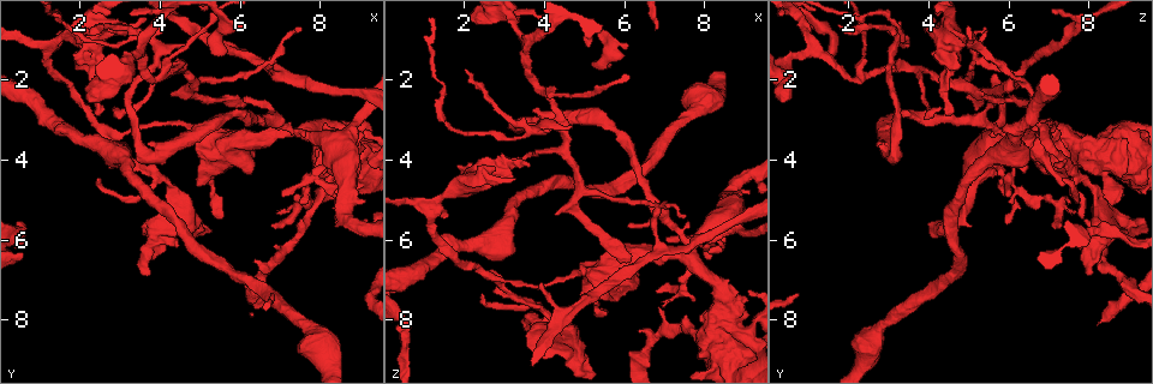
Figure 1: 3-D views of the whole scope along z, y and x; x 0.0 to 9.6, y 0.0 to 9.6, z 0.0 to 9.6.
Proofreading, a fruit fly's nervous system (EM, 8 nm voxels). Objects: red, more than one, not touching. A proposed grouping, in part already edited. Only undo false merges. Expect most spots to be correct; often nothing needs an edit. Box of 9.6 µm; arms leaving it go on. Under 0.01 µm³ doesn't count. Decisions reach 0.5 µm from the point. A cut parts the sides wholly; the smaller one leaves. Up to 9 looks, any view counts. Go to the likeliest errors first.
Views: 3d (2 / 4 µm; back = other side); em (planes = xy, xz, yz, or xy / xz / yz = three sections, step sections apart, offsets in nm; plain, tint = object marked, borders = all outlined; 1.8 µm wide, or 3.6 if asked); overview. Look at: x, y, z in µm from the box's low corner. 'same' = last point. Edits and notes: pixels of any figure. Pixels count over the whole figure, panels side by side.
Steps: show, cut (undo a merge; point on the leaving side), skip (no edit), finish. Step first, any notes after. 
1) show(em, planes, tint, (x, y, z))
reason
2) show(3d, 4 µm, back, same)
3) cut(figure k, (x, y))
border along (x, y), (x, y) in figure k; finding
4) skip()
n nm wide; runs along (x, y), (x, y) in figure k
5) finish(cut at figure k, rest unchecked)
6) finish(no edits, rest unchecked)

show(em, planes, tint, (7.60, 3.25, 6.40))
abrupt turn

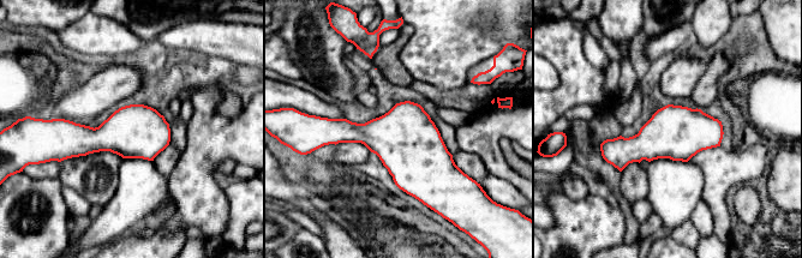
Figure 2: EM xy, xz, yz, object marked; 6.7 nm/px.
skip()
all the same cell

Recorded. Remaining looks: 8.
show(3d, 4 µm, (5.70, 0.75, 1.35))
calibre changes

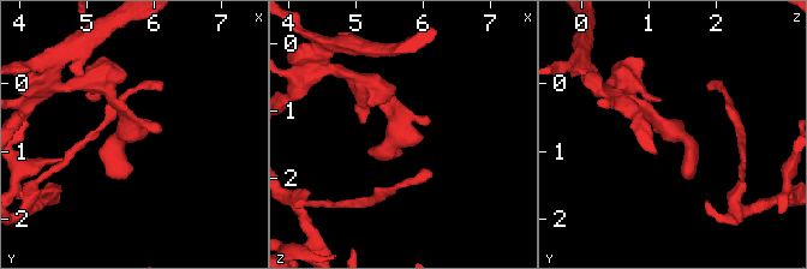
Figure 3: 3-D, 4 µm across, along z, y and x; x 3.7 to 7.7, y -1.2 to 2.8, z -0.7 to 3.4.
show(em, xz, step 16, plain, (5.60, 0.70, 1.30))

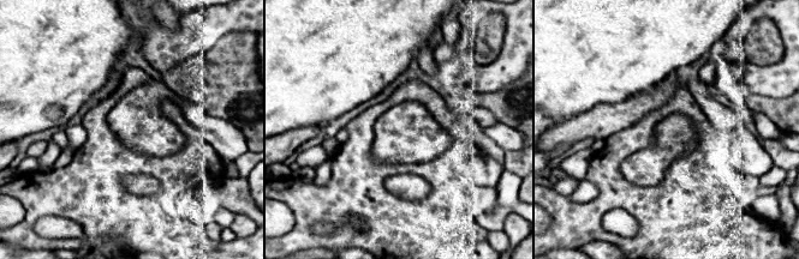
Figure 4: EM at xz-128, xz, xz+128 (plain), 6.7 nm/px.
show(em, xz, step 16, tint, same)

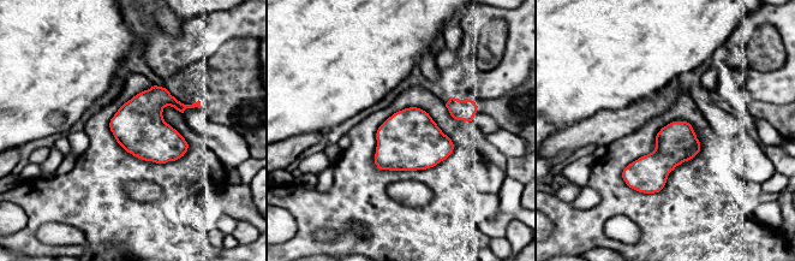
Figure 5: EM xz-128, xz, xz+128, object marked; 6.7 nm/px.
skip()
all the same cell

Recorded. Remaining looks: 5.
show(3d, 2 µm, (6.75, 1.60, 5.10))
sharp bend

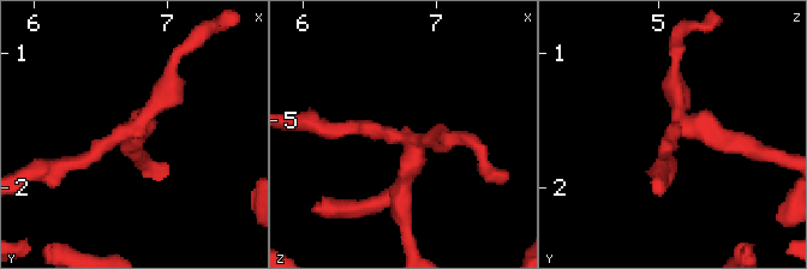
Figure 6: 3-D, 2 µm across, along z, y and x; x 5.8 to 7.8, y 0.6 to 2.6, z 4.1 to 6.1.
show(em, xz, step 8, tint, (6.72, 1.56, 5.18))

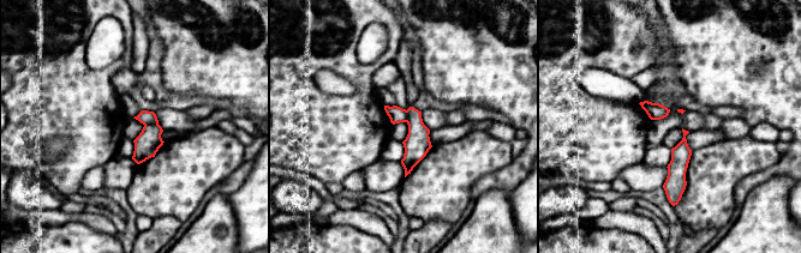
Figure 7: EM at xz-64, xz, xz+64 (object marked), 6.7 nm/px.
cut(figure 7, (144, 116))
border along (157, 122), (147, 122), (144, 125) in figure 7; a second cell is stuck on

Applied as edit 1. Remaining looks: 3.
show(3d, 4 µm, (2.05, 0.80, 4.55))
four arms meet

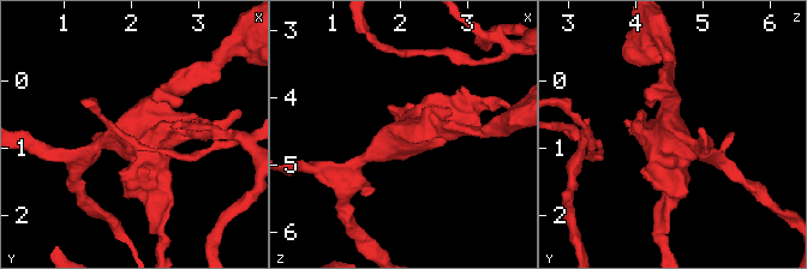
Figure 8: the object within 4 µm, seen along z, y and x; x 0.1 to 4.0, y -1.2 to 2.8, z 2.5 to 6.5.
show(em, 3.6 µm, planes, tint, (2.10, 0.85, 4.55))
need the tissue

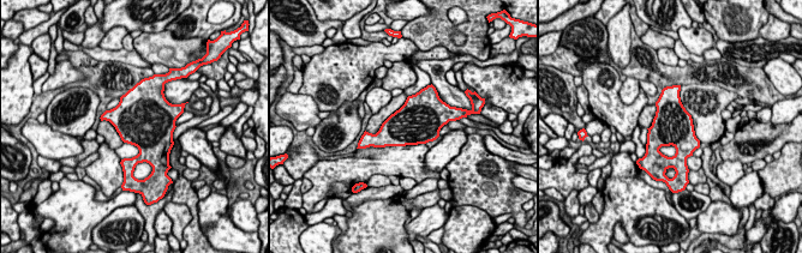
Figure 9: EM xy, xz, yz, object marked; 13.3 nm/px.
skip()
all the same cell

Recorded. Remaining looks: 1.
finish(cut at figure 7, rest unchecked)

